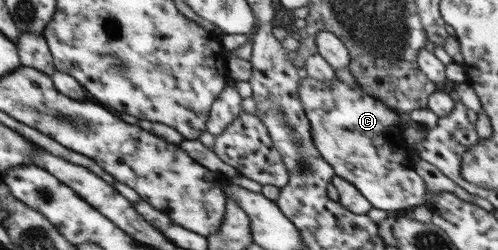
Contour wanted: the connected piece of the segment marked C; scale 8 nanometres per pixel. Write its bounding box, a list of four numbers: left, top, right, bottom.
[298,77,426,213]

